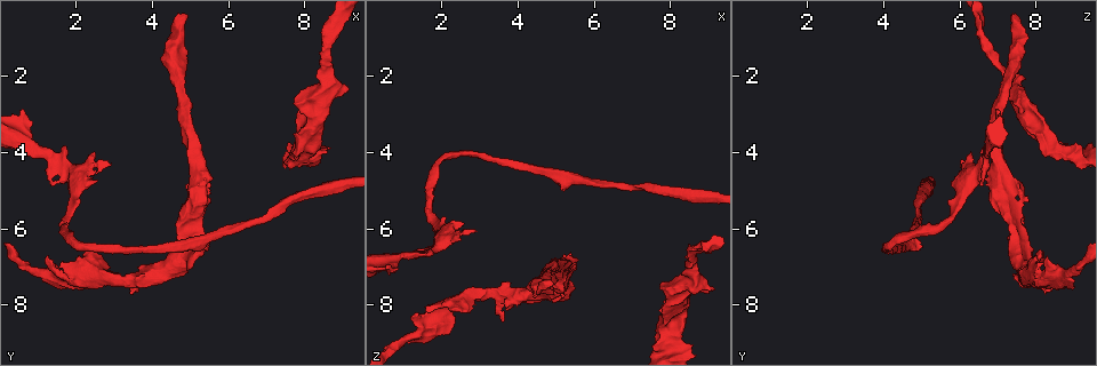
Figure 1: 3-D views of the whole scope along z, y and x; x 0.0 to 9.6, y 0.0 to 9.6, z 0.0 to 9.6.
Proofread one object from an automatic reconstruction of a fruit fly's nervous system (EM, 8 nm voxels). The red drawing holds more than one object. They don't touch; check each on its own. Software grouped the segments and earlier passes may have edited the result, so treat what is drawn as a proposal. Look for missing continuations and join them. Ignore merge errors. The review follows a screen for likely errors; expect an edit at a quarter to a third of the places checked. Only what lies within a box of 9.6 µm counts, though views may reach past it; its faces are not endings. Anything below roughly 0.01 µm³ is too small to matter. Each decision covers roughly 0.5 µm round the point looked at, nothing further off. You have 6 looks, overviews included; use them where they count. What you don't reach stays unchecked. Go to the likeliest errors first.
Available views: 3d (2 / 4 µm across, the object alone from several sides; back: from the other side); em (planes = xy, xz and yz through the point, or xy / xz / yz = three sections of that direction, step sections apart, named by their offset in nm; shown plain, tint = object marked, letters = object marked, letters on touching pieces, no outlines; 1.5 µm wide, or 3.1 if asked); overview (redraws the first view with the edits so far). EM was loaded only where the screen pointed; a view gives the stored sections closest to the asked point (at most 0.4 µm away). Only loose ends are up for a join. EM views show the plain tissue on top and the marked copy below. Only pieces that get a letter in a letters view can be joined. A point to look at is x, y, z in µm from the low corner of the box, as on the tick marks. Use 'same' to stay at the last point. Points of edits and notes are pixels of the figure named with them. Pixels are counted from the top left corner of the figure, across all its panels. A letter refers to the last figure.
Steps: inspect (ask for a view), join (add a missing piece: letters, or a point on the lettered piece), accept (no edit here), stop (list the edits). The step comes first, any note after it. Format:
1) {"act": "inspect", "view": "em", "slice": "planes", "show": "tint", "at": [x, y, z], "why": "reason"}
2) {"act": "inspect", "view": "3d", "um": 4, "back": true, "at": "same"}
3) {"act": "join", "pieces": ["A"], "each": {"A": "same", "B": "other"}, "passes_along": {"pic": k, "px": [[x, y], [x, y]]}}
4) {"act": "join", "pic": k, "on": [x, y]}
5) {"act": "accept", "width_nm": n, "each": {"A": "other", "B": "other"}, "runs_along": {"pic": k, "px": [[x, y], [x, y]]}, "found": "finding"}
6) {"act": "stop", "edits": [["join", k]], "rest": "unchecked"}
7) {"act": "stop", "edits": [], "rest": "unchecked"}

{"act": "inspect", "view": "em", "slice": "planes", "show": "letters", "at": [7.70, 2.60, 7.60], "why": "free end"}

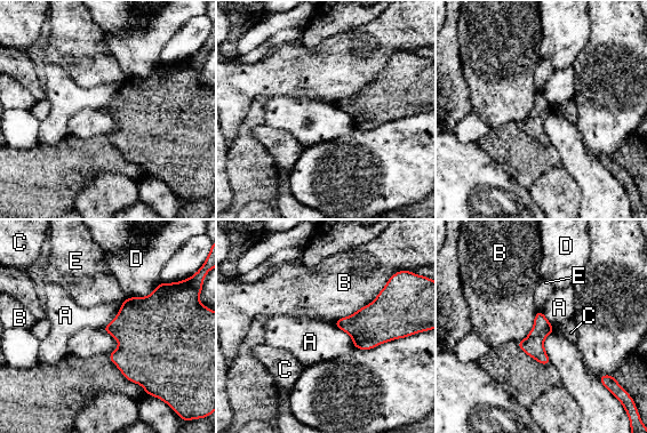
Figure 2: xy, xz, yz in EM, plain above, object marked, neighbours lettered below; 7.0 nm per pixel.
{"act": "accept", "longest_contact_nm": ["B", 400], "each": {"A": "other", "B": "other", "C": "other", "D": "other", "E": "other"}, "border": {"pic": 2, "px": [[333, 325], [351, 337], [354, 347]]}, "found": "no lettered piece goes on from it"}

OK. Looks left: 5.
{"act": "inspect", "view": "em", "slice": "xz", "step": 4, "show": "letters", "at": [2.25, 6.60, 8.10], "why": "an open end"}

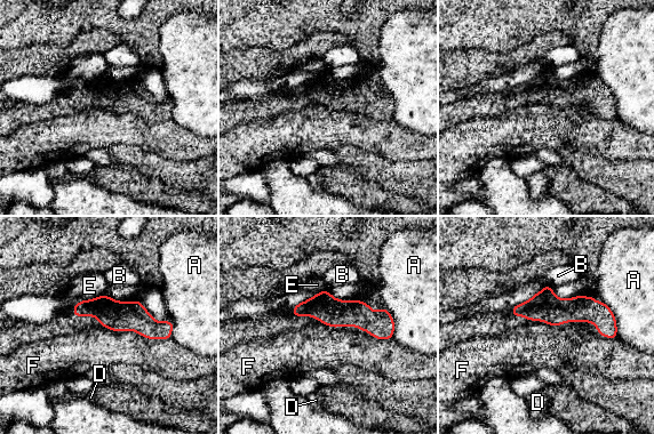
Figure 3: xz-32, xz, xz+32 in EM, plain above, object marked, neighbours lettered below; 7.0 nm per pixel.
{"act": "inspect", "view": "em", "slice": "planes", "show": "letters", "at": "same", "why": "another direction"}

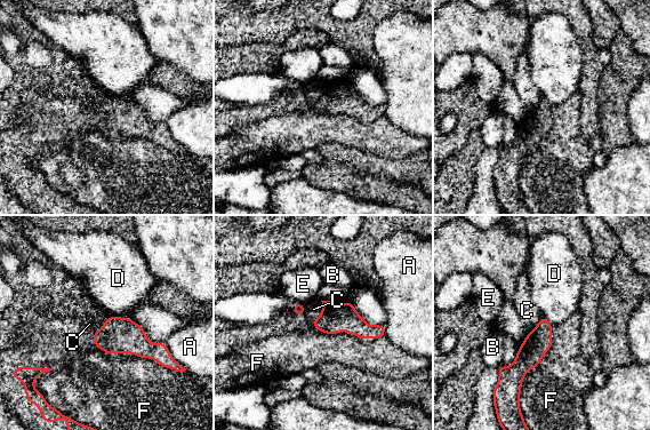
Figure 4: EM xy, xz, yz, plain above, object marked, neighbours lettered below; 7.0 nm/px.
{"act": "accept", "longest_contact_nm": ["F", 600], "each": {"A": "other", "B": "other", "C": "other", "D": "other", "E": "other", "F": "other"}, "found": "no lettered piece goes on from it"}

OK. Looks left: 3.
{"act": "inspect", "view": "em", "slice": "yz", "step": 8, "show": "tint", "at": [0.65, 3.05, 7.05], "why": "branch stops here"}

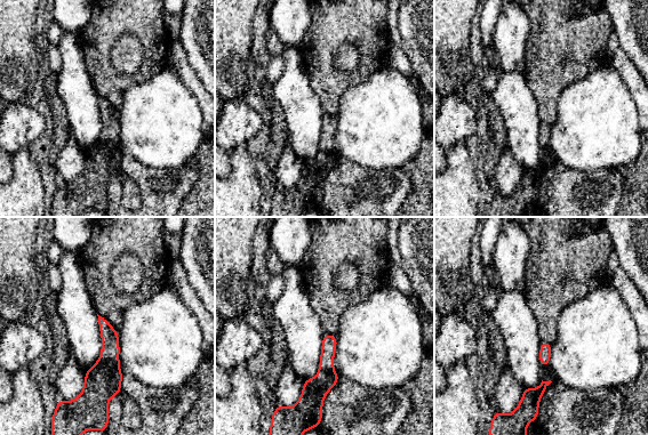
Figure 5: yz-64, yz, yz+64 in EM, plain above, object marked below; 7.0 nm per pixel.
{"act": "inspect", "view": "em", "slice": "planes", "show": "letters", "at": "same", "why": "another direction"}

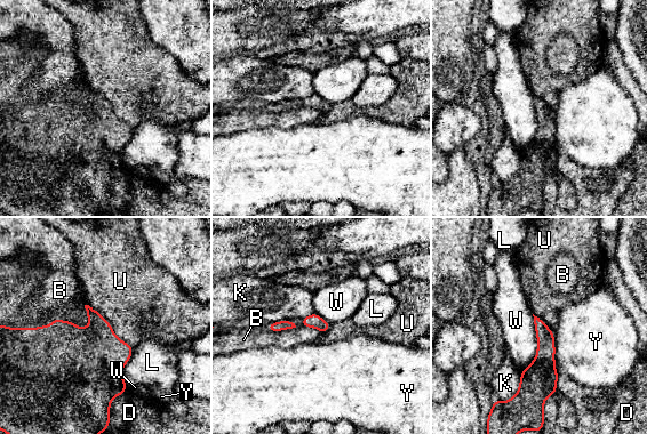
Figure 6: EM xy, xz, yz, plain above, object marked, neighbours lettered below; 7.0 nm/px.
{"act": "accept", "each": {"B": "other", "D": "other", "K": "other", "L": "other", "U": "other", "W": "other", "Y": "other"}, "border": {"pic": 6, "px": [[295, 327], [274, 331], [266, 330]]}, "found": "no lettered piece goes on from it"}

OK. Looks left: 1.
{"act": "stop", "edits": [], "rest": "unchecked"}

